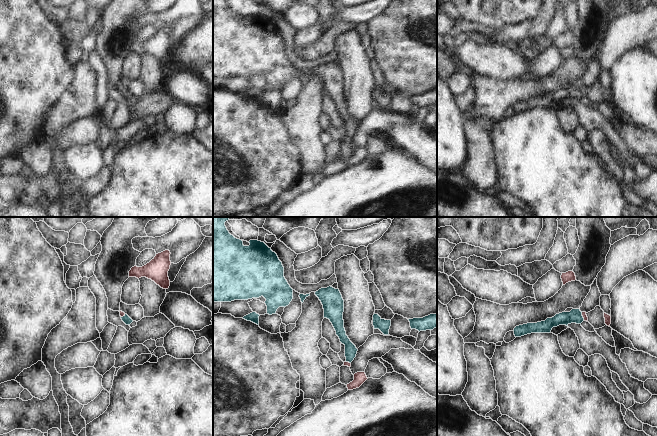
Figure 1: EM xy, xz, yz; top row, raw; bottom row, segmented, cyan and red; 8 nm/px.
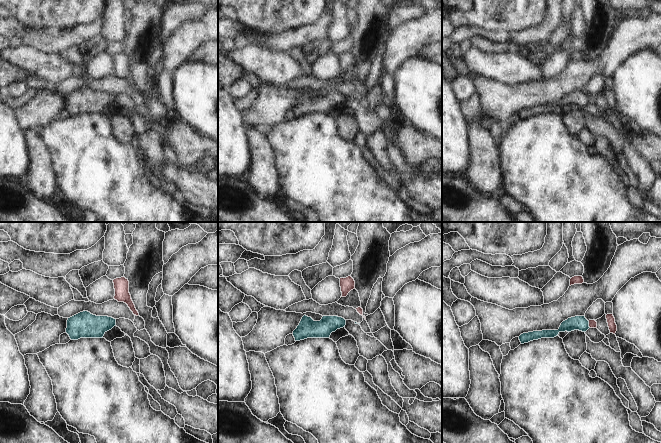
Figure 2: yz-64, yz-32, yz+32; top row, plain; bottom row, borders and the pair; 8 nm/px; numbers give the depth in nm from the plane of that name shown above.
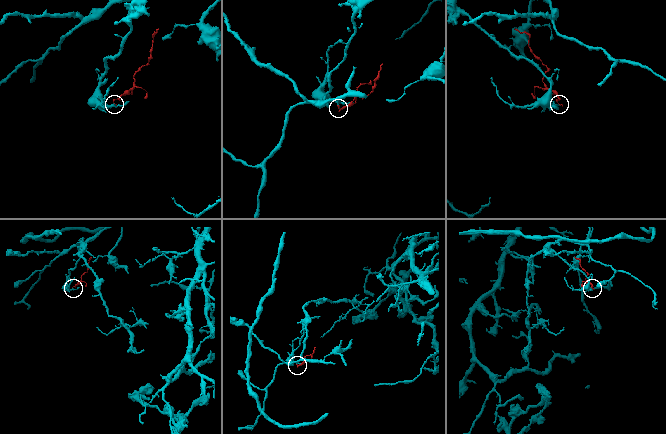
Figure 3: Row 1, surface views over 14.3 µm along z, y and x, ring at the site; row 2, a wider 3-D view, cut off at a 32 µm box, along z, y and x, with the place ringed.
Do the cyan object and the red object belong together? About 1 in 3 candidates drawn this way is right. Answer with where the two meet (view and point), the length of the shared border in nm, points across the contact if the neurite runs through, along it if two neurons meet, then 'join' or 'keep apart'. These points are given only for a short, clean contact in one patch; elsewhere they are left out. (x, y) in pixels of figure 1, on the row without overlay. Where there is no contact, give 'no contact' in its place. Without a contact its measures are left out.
contact yz (582, 92); length 80 nm; border yz (581, 88), (584, 96); keep apart

